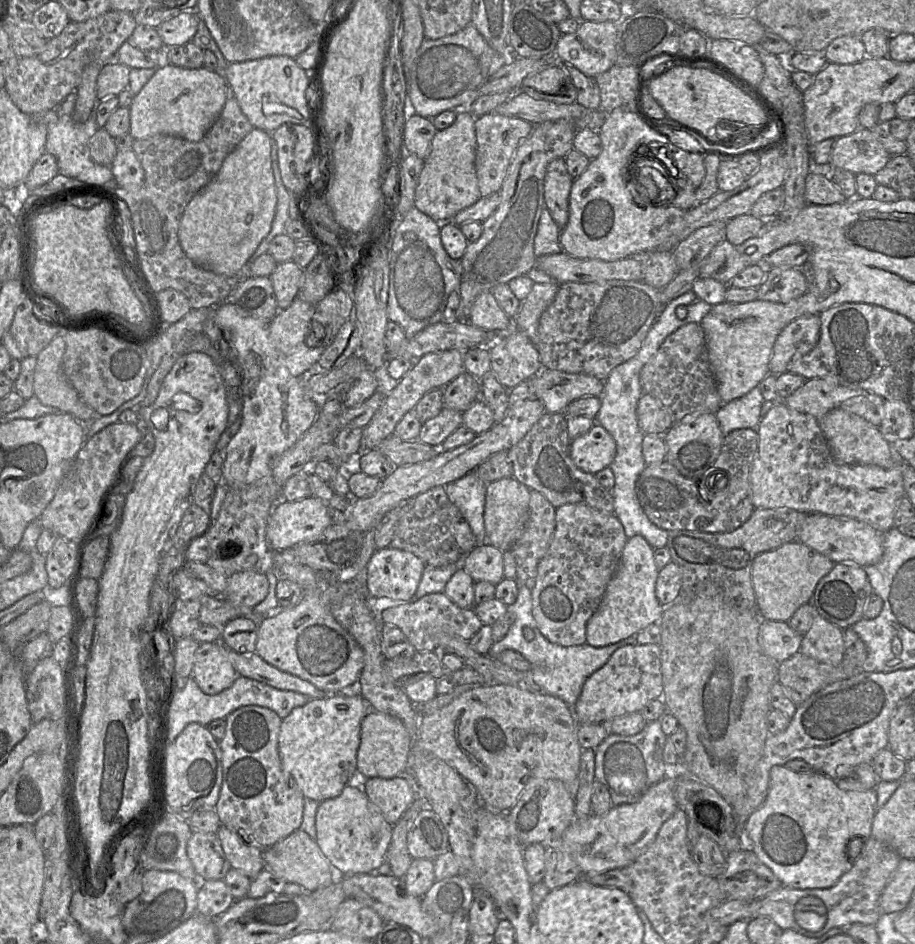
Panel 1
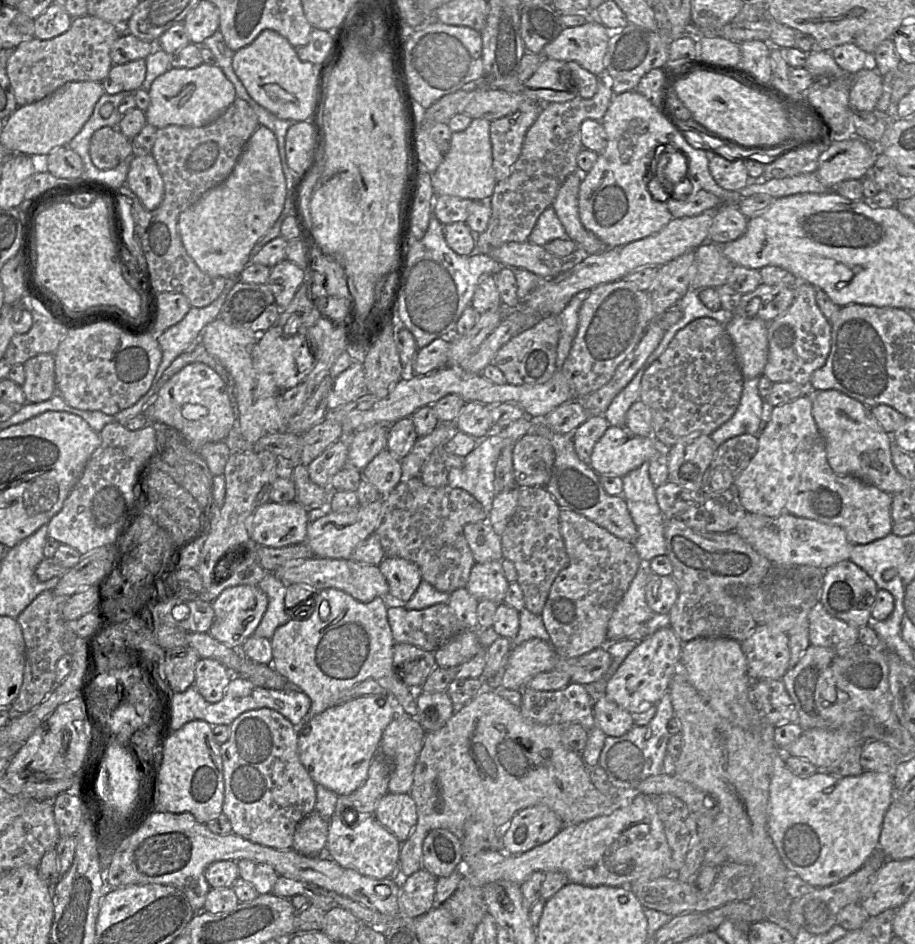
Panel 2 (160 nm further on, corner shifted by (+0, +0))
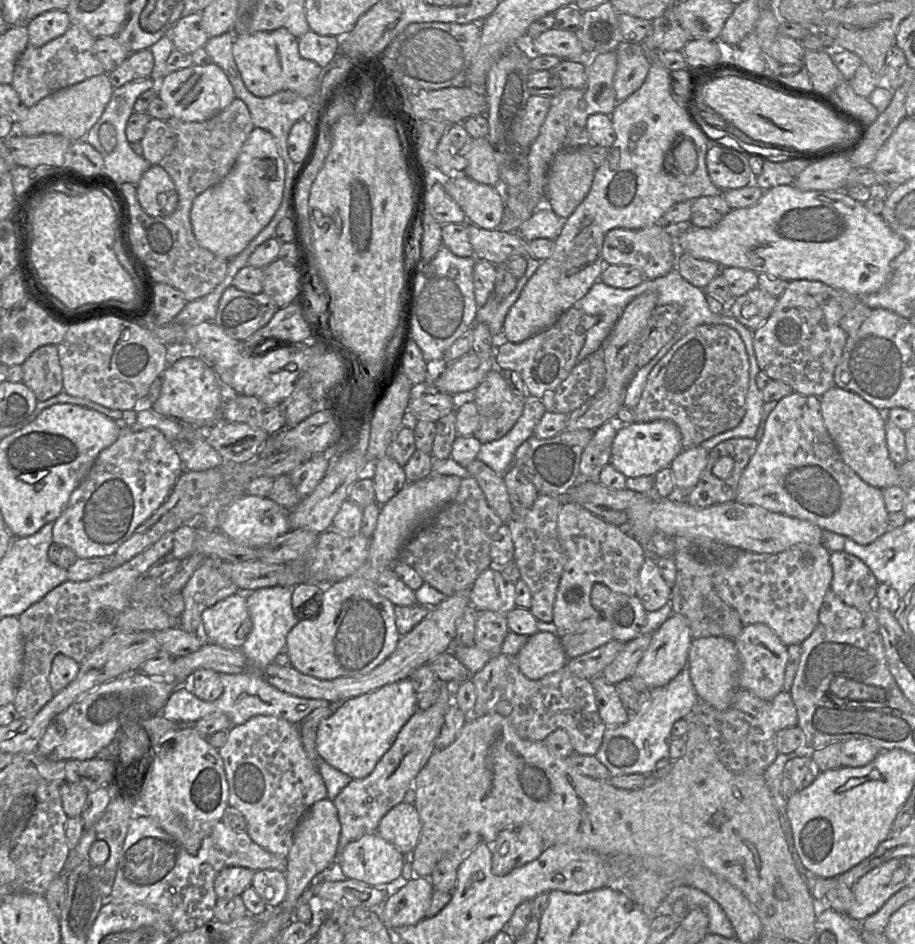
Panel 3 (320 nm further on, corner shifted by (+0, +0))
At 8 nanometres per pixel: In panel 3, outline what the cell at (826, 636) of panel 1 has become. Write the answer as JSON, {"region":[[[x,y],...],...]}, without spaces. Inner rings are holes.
{"region":[[[828,590],[819,612],[819,624],[835,631],[863,627],[860,610],[846,605],[833,591]]]}

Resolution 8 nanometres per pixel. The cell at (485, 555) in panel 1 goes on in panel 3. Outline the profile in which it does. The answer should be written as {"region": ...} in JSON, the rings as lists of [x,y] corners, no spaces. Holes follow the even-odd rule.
{"region":[[[500,568],[484,570],[469,589],[470,604],[477,610],[506,615],[516,607],[515,584],[505,579]]]}

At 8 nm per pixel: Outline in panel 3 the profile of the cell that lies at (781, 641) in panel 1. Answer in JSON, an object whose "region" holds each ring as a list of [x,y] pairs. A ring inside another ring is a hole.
{"region":[[[762,623],[744,626],[734,641],[740,658],[738,687],[752,692],[761,699],[773,699],[783,689],[788,647],[769,626]]]}

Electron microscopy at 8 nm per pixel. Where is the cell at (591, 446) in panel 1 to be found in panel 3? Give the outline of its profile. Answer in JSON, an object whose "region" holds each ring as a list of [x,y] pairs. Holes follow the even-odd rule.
{"region":[[[670,420],[619,424],[619,429],[612,444],[609,464],[627,478],[653,477],[660,470],[670,467],[673,459],[682,450],[681,433],[677,425]]]}

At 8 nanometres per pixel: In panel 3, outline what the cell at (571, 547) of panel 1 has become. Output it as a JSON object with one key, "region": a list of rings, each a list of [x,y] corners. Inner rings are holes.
{"region":[[[562,500],[557,527],[567,561],[557,587],[552,623],[567,657],[572,659],[614,639],[611,623],[591,604],[593,585],[600,583],[613,592],[636,596],[639,572],[647,553],[625,528],[607,523],[566,500]]]}

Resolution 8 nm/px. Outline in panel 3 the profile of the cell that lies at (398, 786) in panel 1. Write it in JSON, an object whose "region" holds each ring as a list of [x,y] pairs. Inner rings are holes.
{"region":[[[403,801],[380,820],[377,833],[409,857],[419,841],[421,829],[415,805]]]}

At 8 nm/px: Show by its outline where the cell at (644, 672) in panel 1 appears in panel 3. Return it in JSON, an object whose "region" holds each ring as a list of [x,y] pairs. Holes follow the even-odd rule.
{"region":[[[672,613],[653,632],[649,646],[638,663],[633,676],[641,678],[649,689],[666,685],[686,667],[692,640],[688,621],[683,616]]]}

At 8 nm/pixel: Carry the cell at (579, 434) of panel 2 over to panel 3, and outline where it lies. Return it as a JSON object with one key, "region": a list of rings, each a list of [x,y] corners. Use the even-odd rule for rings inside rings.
{"region":[[[615,417],[593,430],[592,439],[583,450],[579,464],[584,479],[598,481],[602,468],[610,462],[612,444],[618,429]]]}

